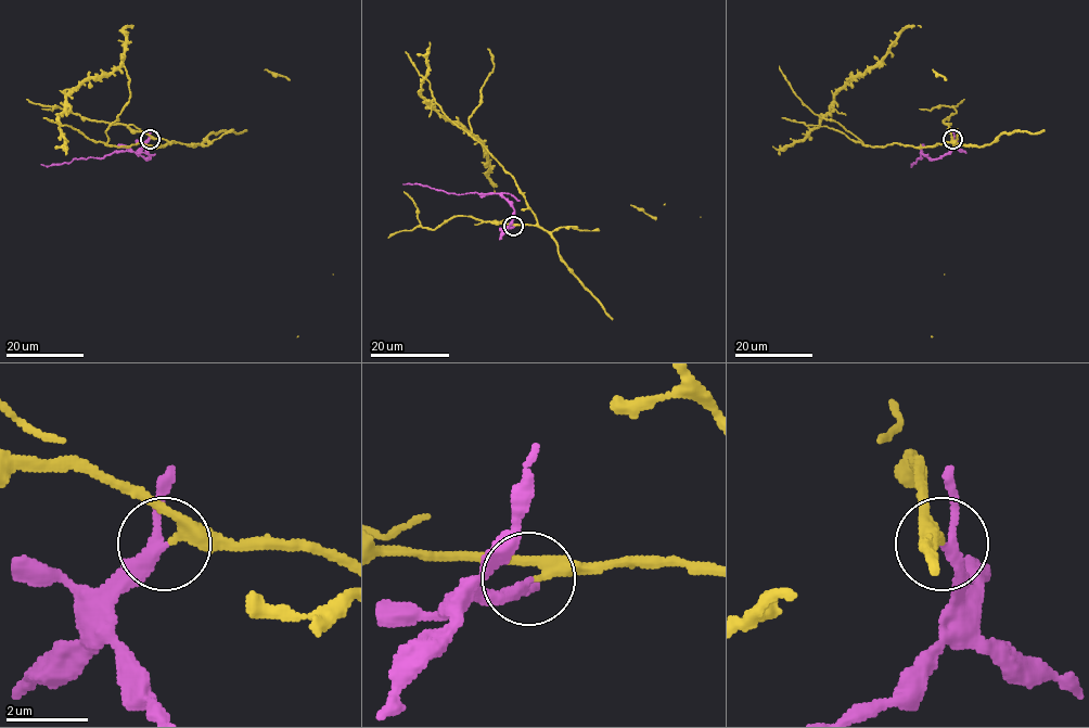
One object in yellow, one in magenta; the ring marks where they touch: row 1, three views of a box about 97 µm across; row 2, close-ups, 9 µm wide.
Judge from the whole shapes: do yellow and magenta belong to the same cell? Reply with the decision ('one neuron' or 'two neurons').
two neurons

